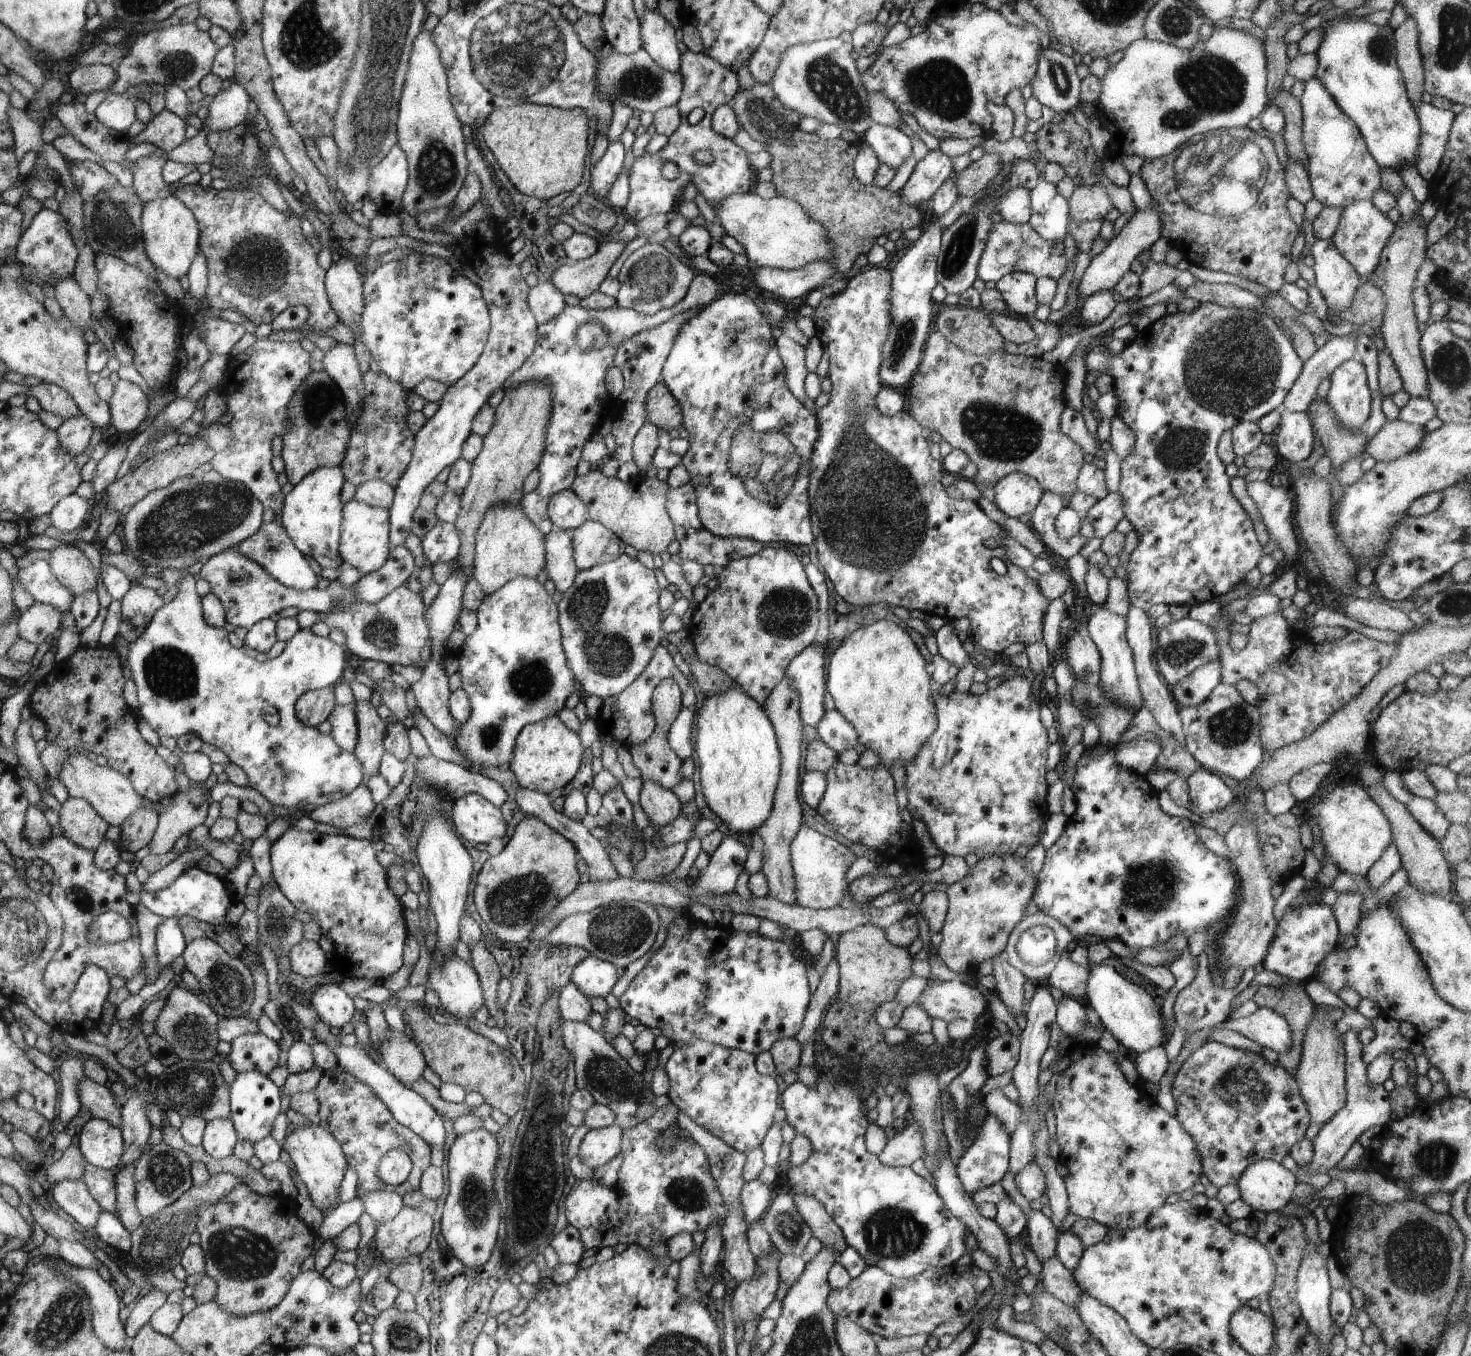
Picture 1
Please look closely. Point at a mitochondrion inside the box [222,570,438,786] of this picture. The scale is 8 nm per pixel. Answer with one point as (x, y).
(381, 632)

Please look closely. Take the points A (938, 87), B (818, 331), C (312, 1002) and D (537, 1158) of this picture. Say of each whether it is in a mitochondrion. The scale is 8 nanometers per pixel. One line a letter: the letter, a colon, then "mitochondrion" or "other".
A: mitochondrion
B: other
C: other
D: mitochondrion

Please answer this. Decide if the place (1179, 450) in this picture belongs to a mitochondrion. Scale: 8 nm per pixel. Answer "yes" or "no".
yes

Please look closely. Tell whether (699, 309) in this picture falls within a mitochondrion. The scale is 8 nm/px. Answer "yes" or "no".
no

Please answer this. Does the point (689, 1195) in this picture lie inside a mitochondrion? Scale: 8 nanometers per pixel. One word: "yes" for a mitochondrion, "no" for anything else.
yes

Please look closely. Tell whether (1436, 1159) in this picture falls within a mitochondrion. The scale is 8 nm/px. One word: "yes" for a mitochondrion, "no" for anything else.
yes

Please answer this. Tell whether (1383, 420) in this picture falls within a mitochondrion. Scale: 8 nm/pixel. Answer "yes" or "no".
no

